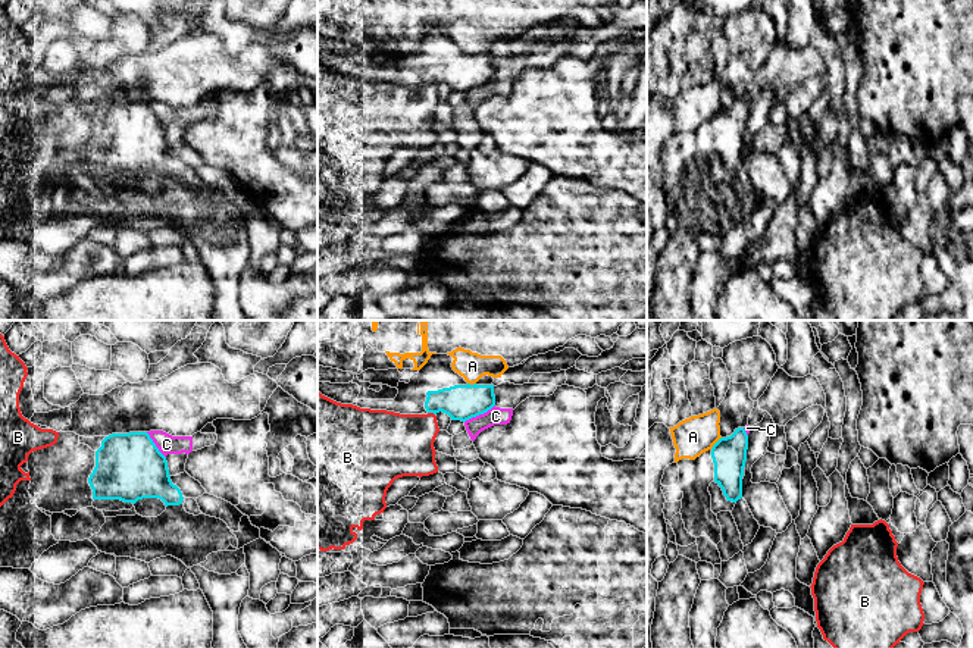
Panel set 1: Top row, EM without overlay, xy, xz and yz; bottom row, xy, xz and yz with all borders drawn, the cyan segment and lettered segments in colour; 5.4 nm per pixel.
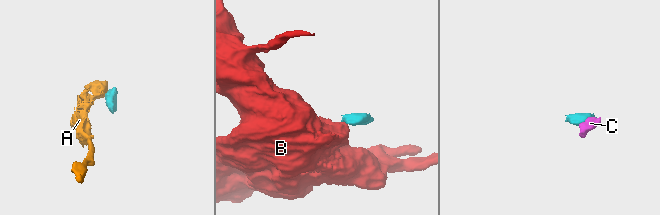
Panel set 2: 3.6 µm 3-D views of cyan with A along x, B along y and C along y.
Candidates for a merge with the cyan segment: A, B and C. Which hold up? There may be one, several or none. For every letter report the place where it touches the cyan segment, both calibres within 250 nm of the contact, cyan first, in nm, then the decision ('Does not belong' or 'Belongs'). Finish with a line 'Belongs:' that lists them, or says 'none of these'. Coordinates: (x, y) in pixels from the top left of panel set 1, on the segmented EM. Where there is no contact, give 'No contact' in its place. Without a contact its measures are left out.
A: Touches cyan at yz (716, 443). Thickness 190 nm (cyan) against 200 nm. Does not belong
B: Touches cyan at xz (431, 412). Thickness 190 nm (cyan) against 340 nm. Does not belong
C: Touches cyan at xz (479, 413). Thickness 190 nm (cyan) against 100 nm. Does not belong
Belongs: none of these

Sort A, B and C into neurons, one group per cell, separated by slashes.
A / B / C

